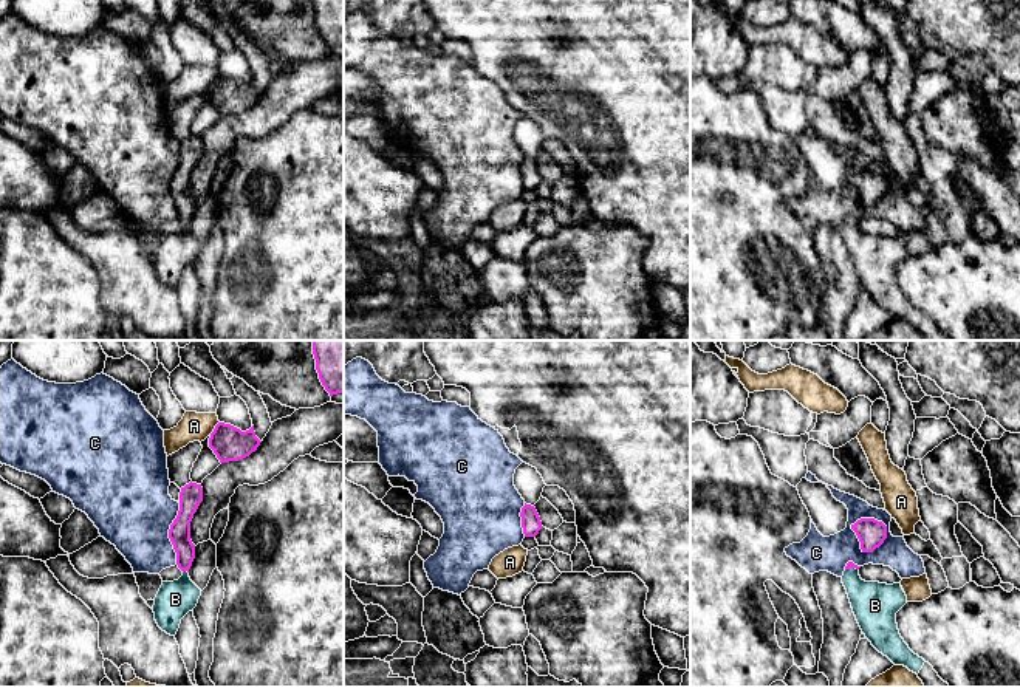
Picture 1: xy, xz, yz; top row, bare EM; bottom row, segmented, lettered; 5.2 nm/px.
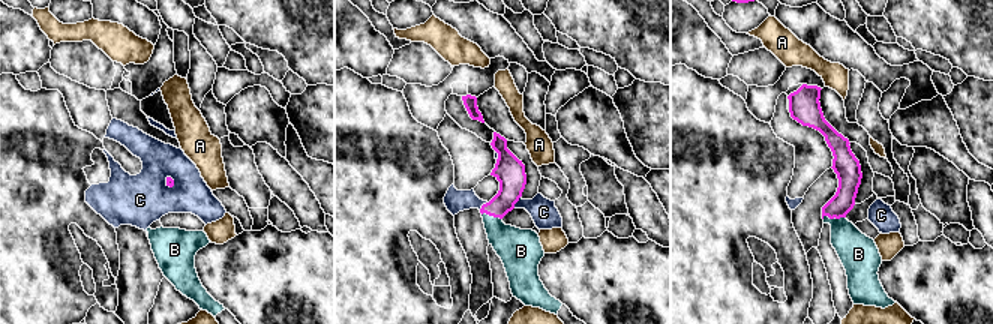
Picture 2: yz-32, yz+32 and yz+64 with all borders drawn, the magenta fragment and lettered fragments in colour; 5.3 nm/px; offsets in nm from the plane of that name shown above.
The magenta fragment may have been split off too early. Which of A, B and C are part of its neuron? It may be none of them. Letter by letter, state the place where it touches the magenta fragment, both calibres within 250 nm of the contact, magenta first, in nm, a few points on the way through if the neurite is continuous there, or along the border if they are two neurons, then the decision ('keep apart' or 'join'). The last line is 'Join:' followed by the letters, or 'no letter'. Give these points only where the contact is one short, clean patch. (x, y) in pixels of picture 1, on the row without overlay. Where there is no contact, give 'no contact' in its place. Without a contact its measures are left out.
A: contact xy (215, 81); calibres 180 and 150 nm; border xy (219, 75), (209, 87); keep apart
B: contact xy (184, 223); calibres 110 and 190 nm; way xy (180, 183), (184, 201), (184, 223), (184, 243), (175, 252); join
C: contact yz (873, 172); calibres 140 and 170 nm; border yz (850, 178), (861, 172), (876, 172), (886, 180), (887, 191); keep apart
Join: B

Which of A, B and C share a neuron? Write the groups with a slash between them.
A / B / C

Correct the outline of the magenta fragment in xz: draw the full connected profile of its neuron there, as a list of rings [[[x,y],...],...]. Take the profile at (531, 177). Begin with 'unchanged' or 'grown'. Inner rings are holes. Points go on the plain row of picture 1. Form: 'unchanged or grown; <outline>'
unchanged; [[[525,156],[520,170],[525,190],[536,190],[539,184],[543,181],[536,161],[531,158]]]

